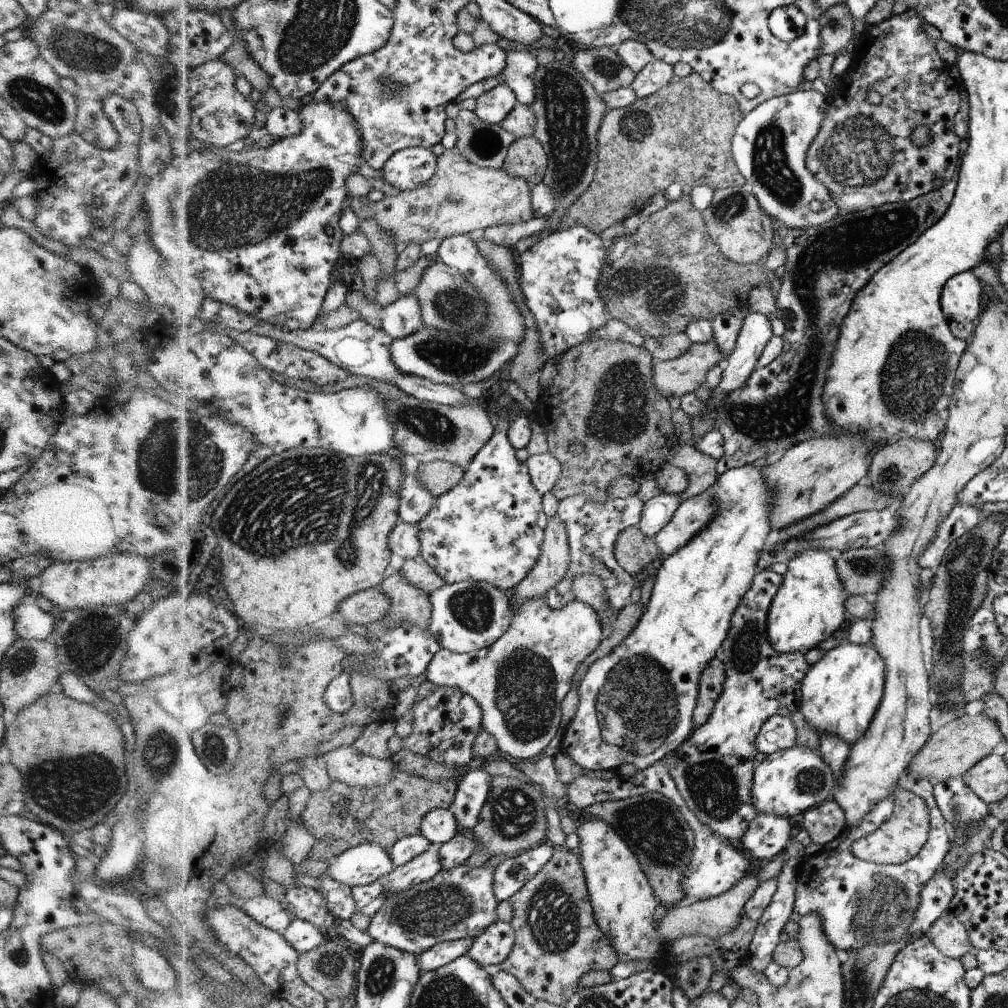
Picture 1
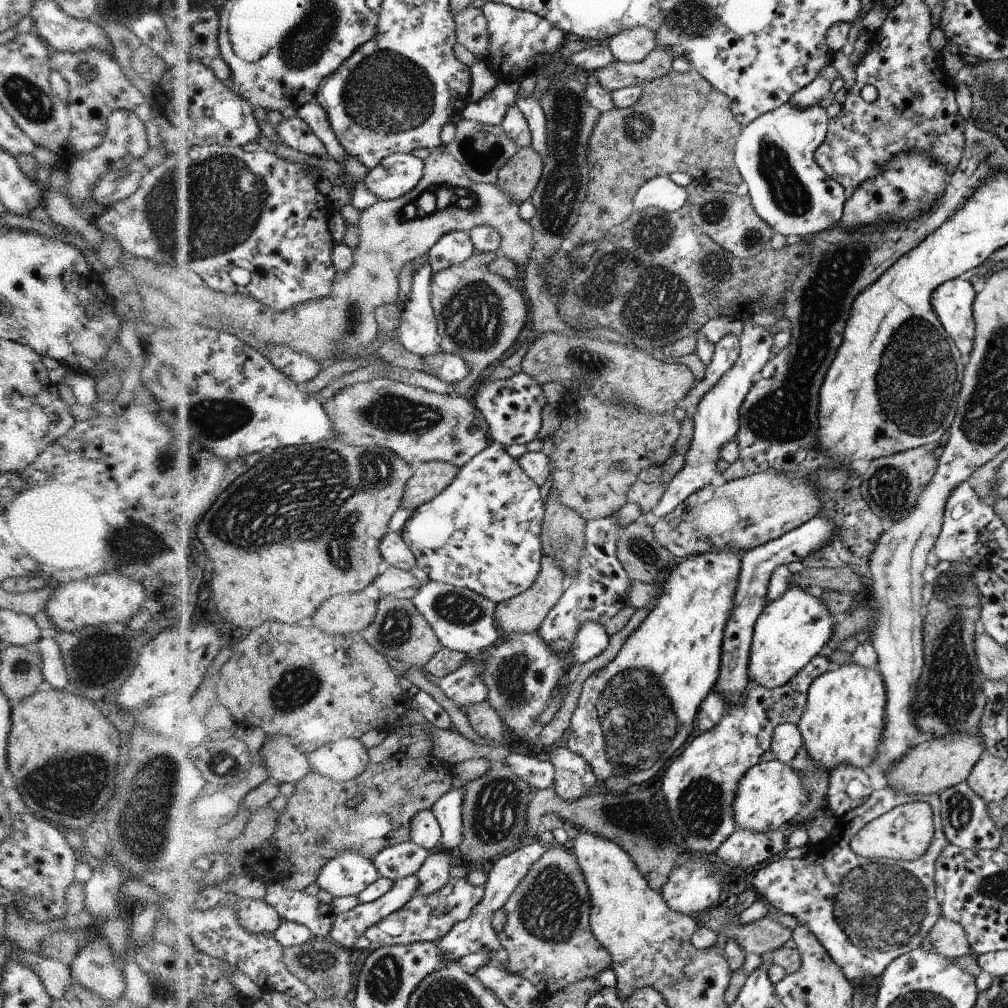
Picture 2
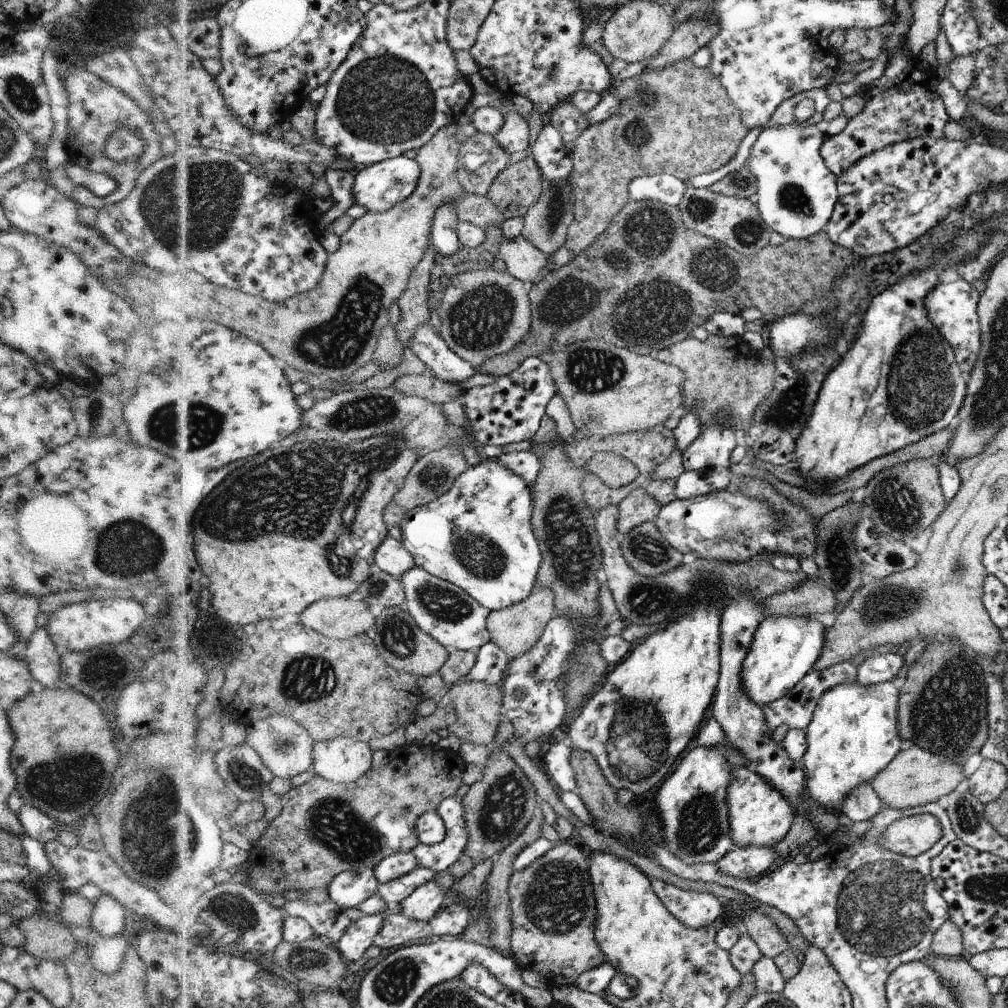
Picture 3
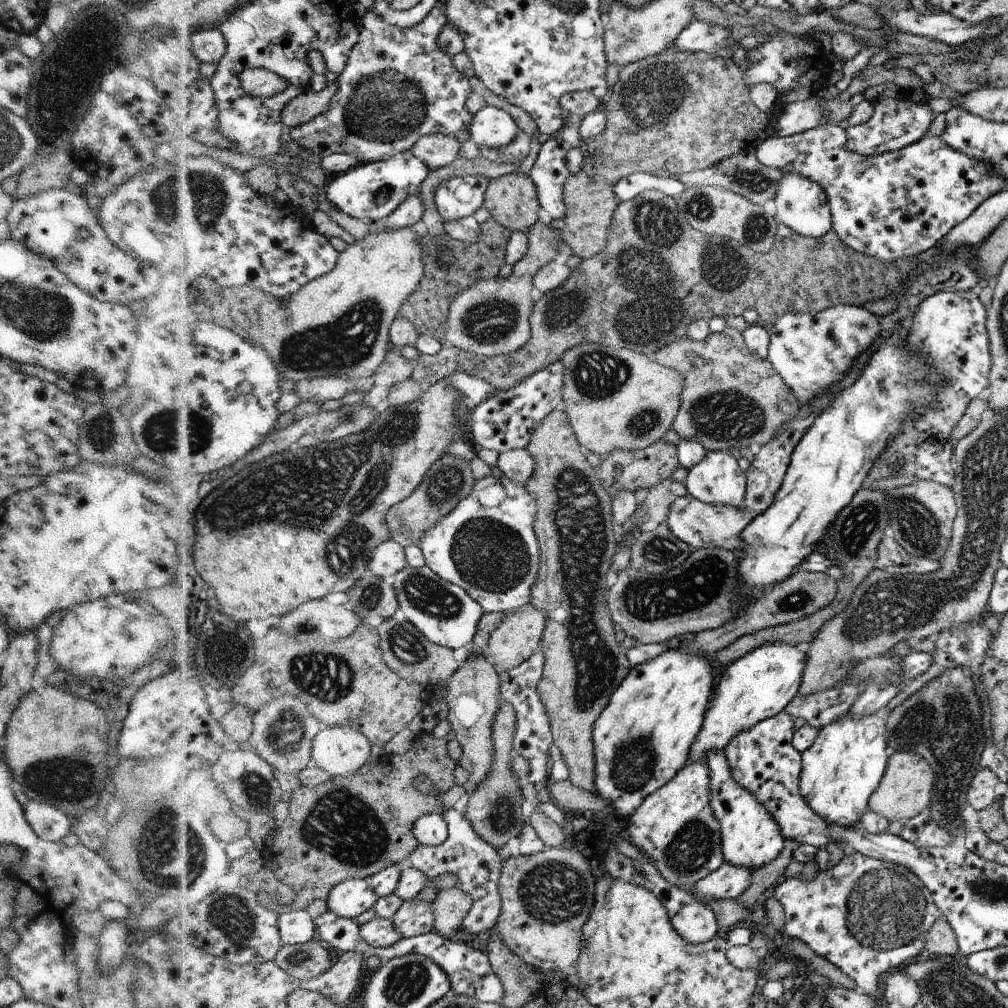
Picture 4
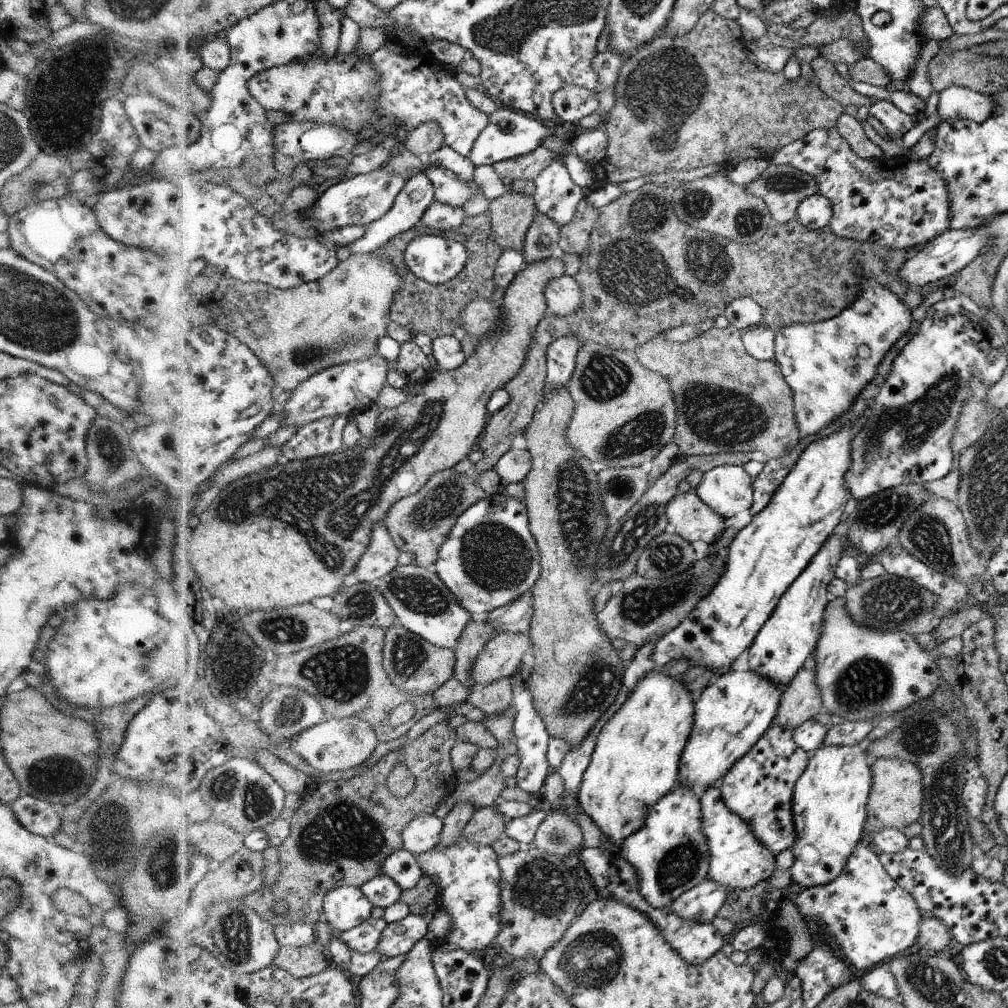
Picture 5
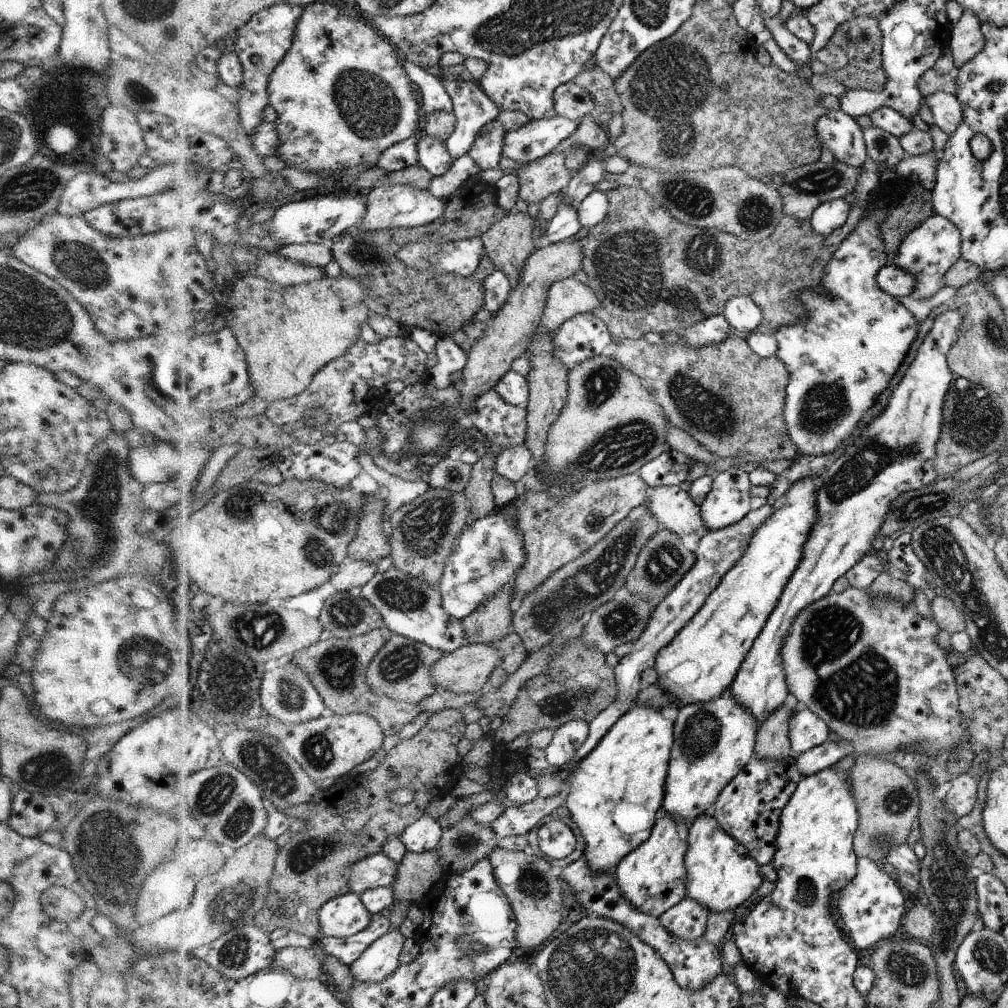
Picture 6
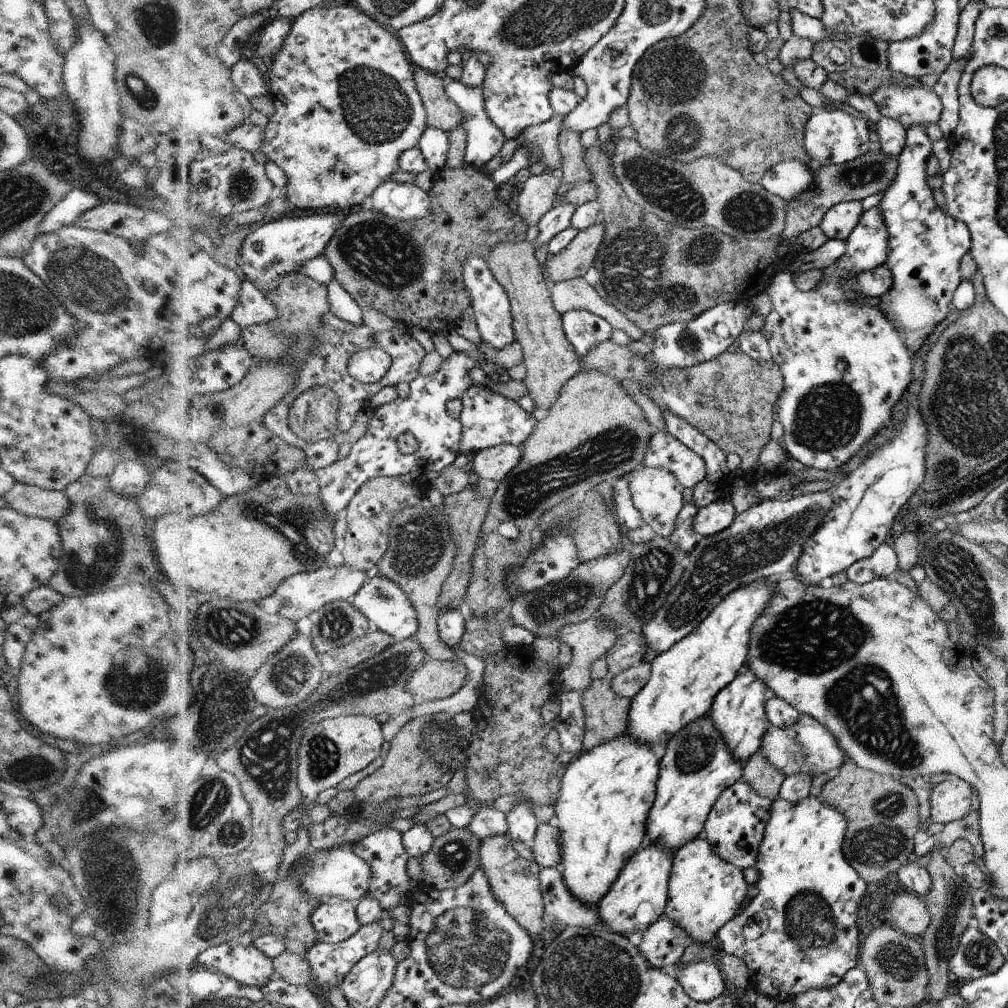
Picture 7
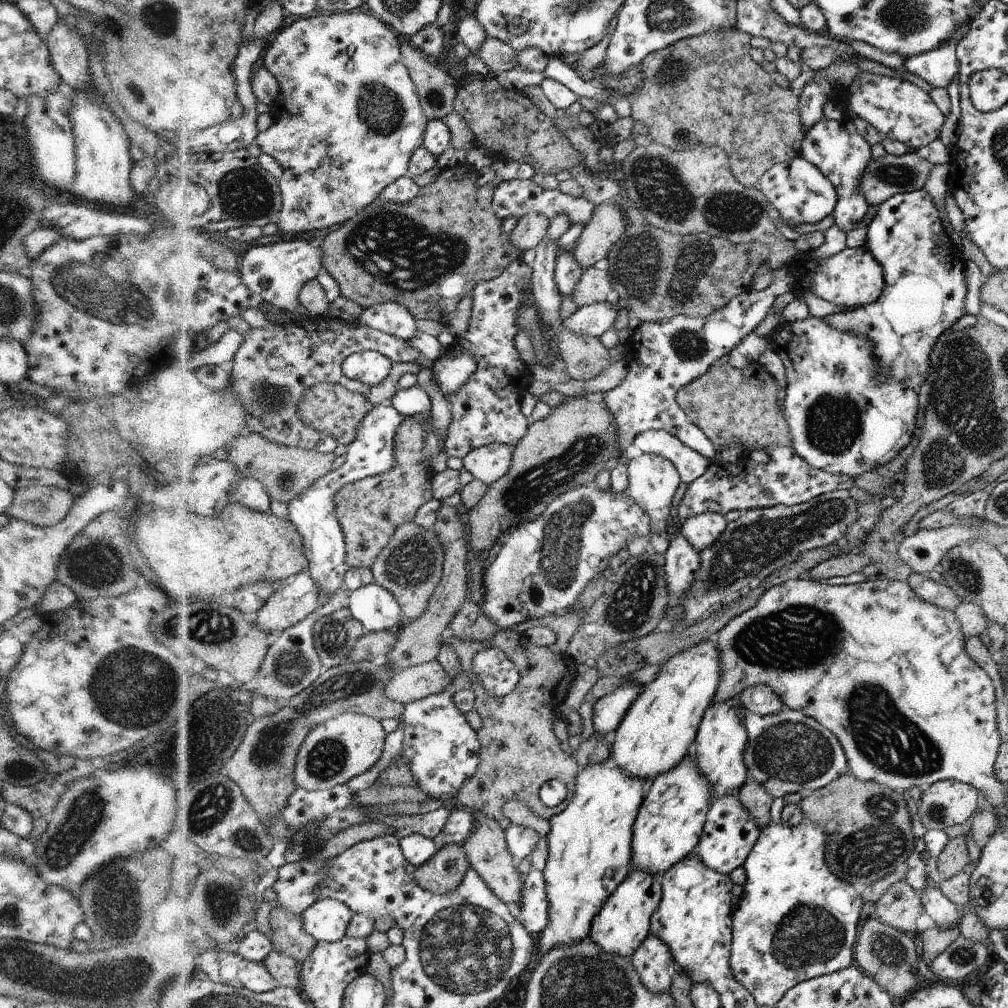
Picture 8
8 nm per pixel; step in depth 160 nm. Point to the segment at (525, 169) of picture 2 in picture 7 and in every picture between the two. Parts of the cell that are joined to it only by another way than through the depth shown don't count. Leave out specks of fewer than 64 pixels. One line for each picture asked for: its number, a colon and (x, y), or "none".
3: (518, 187)
4: (511, 200)
5: (510, 214)
6: (508, 243)
7: (550, 360)

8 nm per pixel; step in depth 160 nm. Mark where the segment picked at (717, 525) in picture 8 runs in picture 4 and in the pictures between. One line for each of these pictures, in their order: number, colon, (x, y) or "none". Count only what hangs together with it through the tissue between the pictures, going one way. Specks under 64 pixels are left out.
4: (718, 479)
5: (727, 489)
6: (729, 500)
7: (711, 519)

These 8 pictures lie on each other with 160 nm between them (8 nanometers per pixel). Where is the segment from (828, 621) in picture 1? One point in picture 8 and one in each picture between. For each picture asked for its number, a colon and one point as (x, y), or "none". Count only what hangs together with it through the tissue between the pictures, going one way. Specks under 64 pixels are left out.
2: (790, 632)
3: (785, 648)
4: (761, 684)
5: (735, 709)
6: (715, 740)
7: (697, 766)
8: (669, 826)

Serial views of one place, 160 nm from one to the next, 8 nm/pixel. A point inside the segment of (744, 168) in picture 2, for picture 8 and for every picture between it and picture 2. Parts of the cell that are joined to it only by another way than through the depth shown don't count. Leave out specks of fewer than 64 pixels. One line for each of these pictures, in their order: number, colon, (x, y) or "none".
3: (796, 194)
4: (802, 205)
5: (813, 213)
6: (829, 216)
7: (839, 221)
8: (834, 146)

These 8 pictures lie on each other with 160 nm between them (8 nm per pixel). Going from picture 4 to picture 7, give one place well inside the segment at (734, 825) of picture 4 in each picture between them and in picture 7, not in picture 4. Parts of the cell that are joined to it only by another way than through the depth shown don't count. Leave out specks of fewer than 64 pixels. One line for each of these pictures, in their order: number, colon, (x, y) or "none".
5: (739, 859)
6: (723, 874)
7: (706, 892)

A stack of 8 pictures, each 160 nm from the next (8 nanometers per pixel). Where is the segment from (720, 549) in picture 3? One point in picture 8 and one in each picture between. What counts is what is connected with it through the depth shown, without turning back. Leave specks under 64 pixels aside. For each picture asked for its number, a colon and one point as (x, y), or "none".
4: (701, 525)
5: (693, 520)
6: (676, 510)
7: (658, 496)
8: (653, 480)

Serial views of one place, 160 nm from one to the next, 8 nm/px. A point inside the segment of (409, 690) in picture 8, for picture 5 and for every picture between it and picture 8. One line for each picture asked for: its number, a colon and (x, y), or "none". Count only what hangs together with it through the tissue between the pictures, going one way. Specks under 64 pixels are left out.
5: (502, 657)
6: (467, 670)
7: (436, 679)

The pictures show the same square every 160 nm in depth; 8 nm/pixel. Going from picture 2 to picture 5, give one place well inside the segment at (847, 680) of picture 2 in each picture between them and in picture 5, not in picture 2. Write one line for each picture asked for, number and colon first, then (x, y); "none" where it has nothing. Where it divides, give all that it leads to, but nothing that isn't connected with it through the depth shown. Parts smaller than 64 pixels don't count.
3: (853, 736)
4: (844, 767)
5: (832, 800)

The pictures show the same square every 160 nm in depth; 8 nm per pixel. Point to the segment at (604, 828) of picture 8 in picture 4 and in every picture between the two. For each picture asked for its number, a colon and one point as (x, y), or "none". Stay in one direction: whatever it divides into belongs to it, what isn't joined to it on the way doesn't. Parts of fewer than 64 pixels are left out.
4: (641, 741)
5: (636, 761)
6: (616, 792)
7: (606, 795)

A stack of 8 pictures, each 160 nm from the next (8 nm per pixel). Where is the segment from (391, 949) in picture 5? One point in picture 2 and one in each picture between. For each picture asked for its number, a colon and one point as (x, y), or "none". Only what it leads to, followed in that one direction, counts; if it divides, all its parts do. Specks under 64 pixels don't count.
2: (435, 874)
3: (428, 899)
4: (416, 918)

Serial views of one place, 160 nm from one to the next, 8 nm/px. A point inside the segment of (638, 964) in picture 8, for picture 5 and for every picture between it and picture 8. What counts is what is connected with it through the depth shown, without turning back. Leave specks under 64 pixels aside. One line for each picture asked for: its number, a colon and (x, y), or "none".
5: (701, 904)
6: (688, 920)
7: (664, 944)

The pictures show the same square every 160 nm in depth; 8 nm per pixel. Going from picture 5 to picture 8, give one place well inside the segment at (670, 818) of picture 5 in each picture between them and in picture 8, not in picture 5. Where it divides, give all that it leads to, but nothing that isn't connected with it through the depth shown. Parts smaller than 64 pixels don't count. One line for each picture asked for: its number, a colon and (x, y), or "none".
6: (654, 877)
7: (640, 896)
8: (624, 923)

